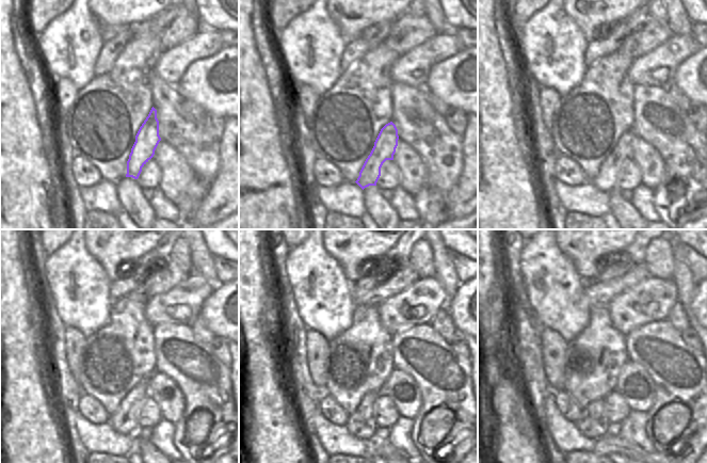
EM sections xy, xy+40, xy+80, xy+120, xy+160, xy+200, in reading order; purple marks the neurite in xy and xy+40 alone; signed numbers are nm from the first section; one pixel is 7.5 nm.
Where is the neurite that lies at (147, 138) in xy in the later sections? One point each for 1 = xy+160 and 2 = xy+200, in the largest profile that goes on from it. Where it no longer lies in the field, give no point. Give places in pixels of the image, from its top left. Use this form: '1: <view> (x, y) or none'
1: xy+160 (360, 424)
2: xy+200 (593, 424)

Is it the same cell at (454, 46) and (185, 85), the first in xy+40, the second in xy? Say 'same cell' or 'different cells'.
different cells

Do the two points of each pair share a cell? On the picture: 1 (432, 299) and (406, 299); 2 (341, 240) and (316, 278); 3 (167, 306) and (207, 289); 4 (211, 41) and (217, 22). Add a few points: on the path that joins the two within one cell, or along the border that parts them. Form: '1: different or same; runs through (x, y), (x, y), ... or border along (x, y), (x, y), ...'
1: same; runs through (426, 299), (413, 299)
2: different; border along (322, 240), (323, 248), (337, 261), (346, 276)
3: same; runs through (177, 306), (197, 289)
4: different; border along (201, 28), (210, 28), (220, 32)

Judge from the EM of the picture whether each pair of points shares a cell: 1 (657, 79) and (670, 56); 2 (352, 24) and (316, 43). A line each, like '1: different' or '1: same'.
1: same
2: different

